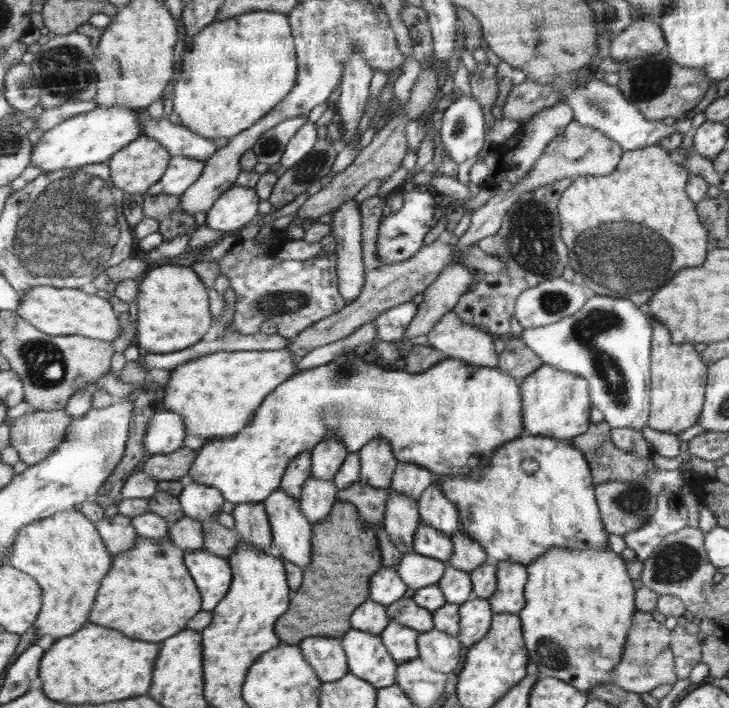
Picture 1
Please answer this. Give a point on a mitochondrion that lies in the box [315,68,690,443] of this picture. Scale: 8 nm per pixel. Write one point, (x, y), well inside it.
(610, 253)

